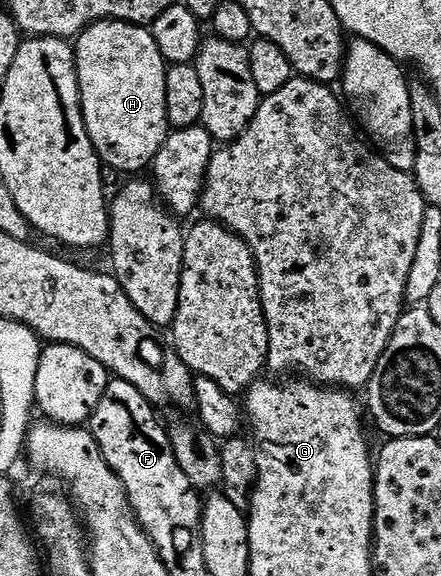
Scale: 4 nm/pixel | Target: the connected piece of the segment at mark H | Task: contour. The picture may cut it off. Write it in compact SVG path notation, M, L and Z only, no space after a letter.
M115 20L96 22L75 39L74 53L82 116L101 163L128 174L124 176L147 171L170 133L166 116L168 66L151 29Z

